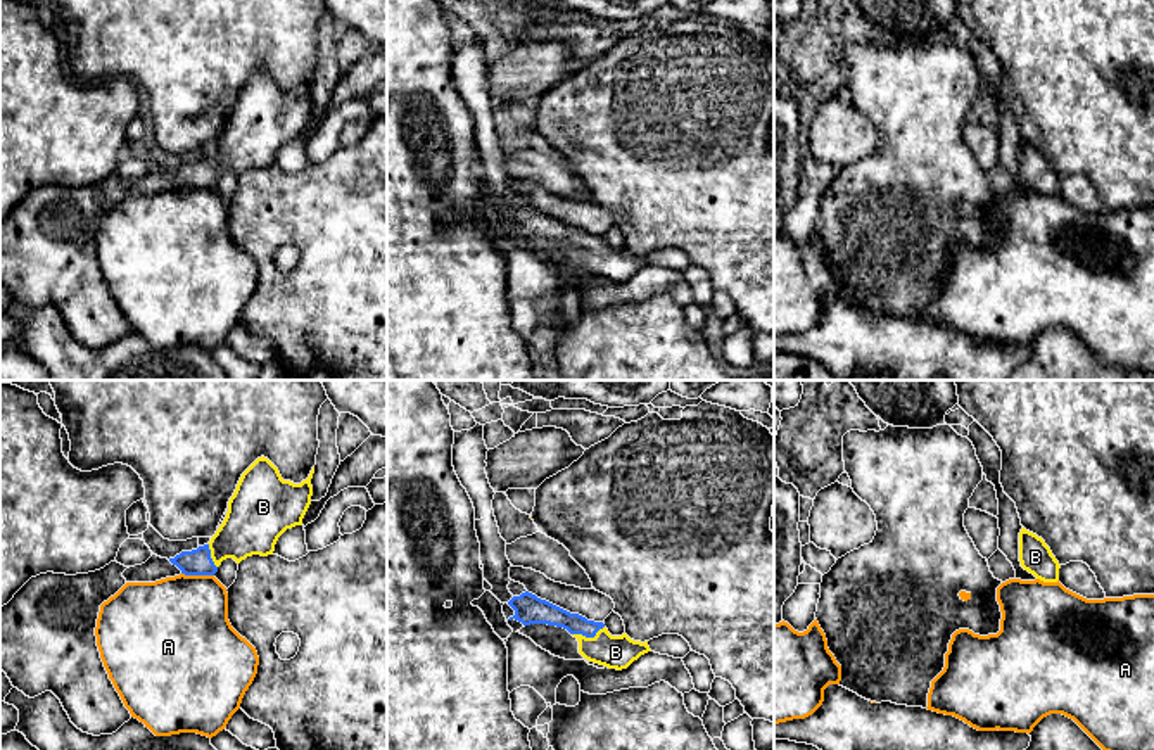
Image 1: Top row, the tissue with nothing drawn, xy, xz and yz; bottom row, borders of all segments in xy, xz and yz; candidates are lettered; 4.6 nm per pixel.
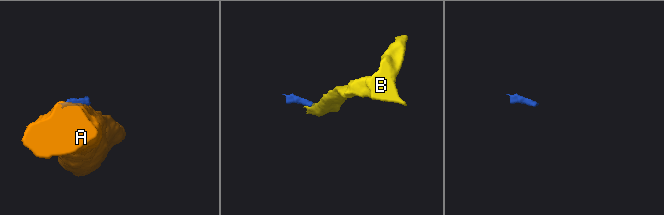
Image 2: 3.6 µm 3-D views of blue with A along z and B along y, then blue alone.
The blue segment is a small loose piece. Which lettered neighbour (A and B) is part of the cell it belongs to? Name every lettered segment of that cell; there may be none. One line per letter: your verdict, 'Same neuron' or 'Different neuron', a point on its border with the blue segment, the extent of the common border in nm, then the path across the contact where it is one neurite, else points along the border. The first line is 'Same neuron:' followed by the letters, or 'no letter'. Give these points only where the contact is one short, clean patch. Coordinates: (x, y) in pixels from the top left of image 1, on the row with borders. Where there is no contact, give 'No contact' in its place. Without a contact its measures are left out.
Same neuron: B
A: Different neuron. Touches blue at xy (197, 574). Shared border 150 nm. Boundary: xy (182, 572), (213, 576)
B: Same neuron. Touches blue at xz (588, 636). Shared border 160 nm. Path across: xz (541, 612), (574, 622), (588, 636), (600, 647), (615, 652)

